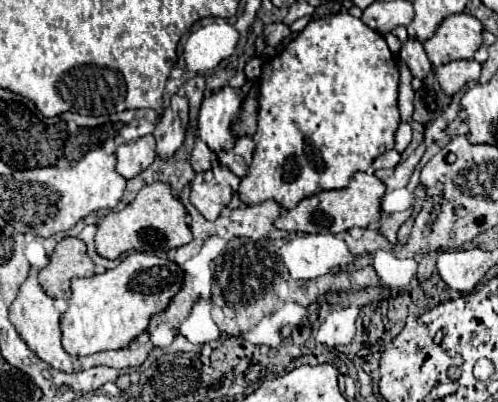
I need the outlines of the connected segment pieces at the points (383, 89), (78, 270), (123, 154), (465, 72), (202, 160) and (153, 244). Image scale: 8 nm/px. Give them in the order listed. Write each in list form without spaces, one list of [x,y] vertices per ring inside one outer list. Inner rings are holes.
[[[339,12],[333,16],[325,16],[319,20],[313,20],[303,32],[299,32],[299,36],[295,40],[291,40],[287,44],[287,48],[283,52],[279,52],[277,56],[269,58],[263,64],[263,74],[259,80],[259,96],[261,96],[261,106],[259,106],[259,128],[257,134],[253,136],[257,142],[255,154],[253,154],[253,162],[249,168],[249,174],[241,180],[239,184],[239,196],[245,204],[253,206],[253,204],[261,204],[265,200],[277,200],[283,208],[295,208],[303,198],[315,196],[319,192],[325,190],[339,190],[339,188],[347,188],[349,186],[349,178],[355,172],[367,172],[367,168],[371,166],[371,162],[381,156],[383,152],[387,152],[389,148],[393,148],[393,138],[395,138],[395,130],[401,122],[399,118],[399,110],[397,110],[397,86],[399,86],[399,68],[397,62],[391,54],[391,50],[387,48],[387,42],[383,38],[383,34],[371,30],[367,24],[363,24],[359,18]]]
[[[63,238],[49,264],[39,272],[39,282],[51,298],[69,300],[71,280],[89,278],[95,274],[95,264],[87,256],[85,242],[79,238]]]
[[[143,136],[135,142],[121,144],[115,150],[115,156],[117,156],[117,172],[125,180],[135,178],[139,172],[143,172],[147,166],[151,166],[157,156],[153,136]]]
[[[455,60],[437,68],[435,76],[447,96],[457,94],[467,82],[479,80],[481,64],[477,60]]]
[[[201,138],[195,139],[193,152],[191,152],[191,168],[195,172],[205,172],[209,168],[215,168],[217,164],[219,164],[217,154]]]
[[[155,182],[151,186],[145,186],[143,190],[139,190],[137,198],[131,204],[127,204],[121,212],[107,214],[103,222],[97,226],[95,234],[97,252],[109,260],[115,260],[129,250],[167,256],[171,248],[185,246],[193,240],[185,216],[187,216],[185,206],[179,202],[179,198],[173,196],[171,186],[167,182]]]

